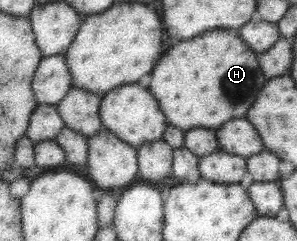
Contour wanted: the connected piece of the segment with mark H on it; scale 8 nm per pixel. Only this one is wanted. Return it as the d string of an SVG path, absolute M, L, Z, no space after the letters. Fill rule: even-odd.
M210 30L173 46L150 72L153 78L148 89L157 99L169 125L185 132L198 128L217 130L228 120L245 117L257 98L257 92L268 81L260 69L258 55L243 42L237 31Z

